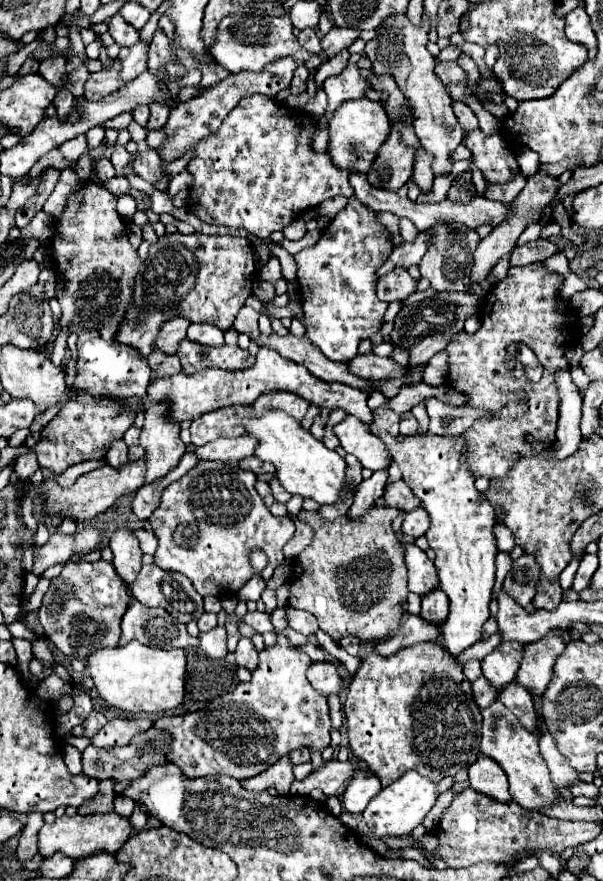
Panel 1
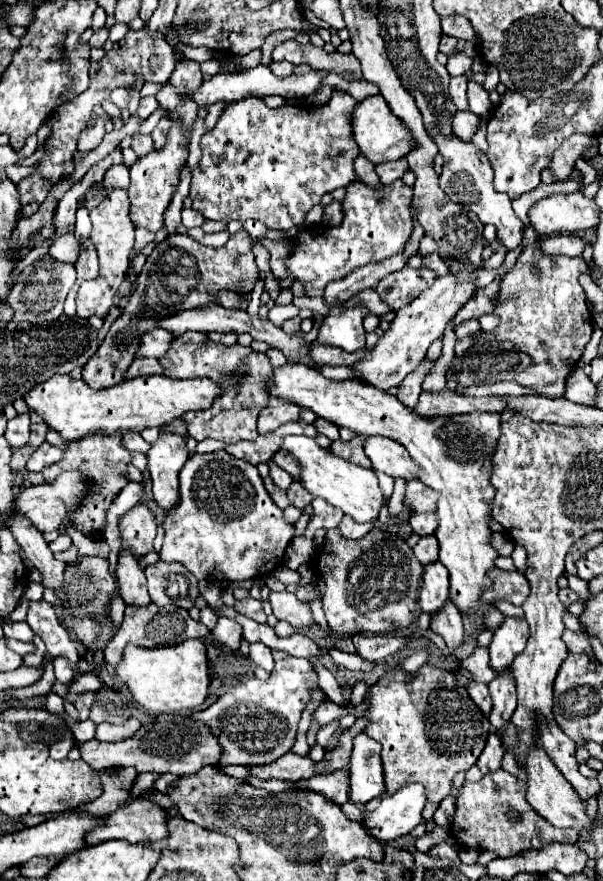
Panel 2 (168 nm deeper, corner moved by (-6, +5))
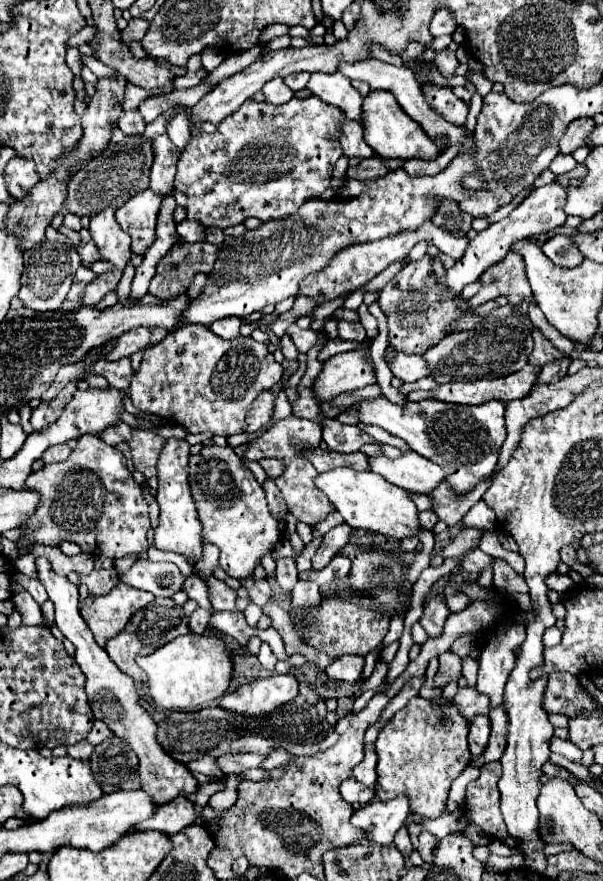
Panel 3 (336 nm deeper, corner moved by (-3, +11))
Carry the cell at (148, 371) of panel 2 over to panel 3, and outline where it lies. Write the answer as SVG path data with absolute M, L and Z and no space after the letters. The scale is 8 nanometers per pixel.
M122 358L116 362L98 360L96 362L96 374L104 376L112 388L128 390L132 382L132 370L130 370L130 358Z

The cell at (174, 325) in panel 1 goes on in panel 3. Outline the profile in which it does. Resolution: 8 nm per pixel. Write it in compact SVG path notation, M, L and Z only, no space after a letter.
M134 328L130 332L126 332L124 336L120 336L116 342L116 348L112 348L112 352L108 352L108 356L104 356L104 358L106 360L120 360L124 356L132 356L134 352L148 346L148 342L150 342L150 330L148 328Z

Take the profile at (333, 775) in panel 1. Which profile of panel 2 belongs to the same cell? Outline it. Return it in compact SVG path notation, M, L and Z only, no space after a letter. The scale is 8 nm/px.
M293 752L283 754L283 758L267 764L267 766L249 766L249 768L261 780L279 778L285 782L297 782L297 780L307 780L307 778L321 774L317 768L317 762L313 762L311 758L301 758Z

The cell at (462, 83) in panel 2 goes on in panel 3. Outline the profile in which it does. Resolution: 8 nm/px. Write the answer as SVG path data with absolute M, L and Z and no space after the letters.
M444 48L444 50L436 52L436 56L434 56L434 60L432 60L432 62L438 66L438 70L440 70L446 78L450 78L450 76L452 76L452 72L456 70L456 66L458 66L456 54L454 54L450 48Z

